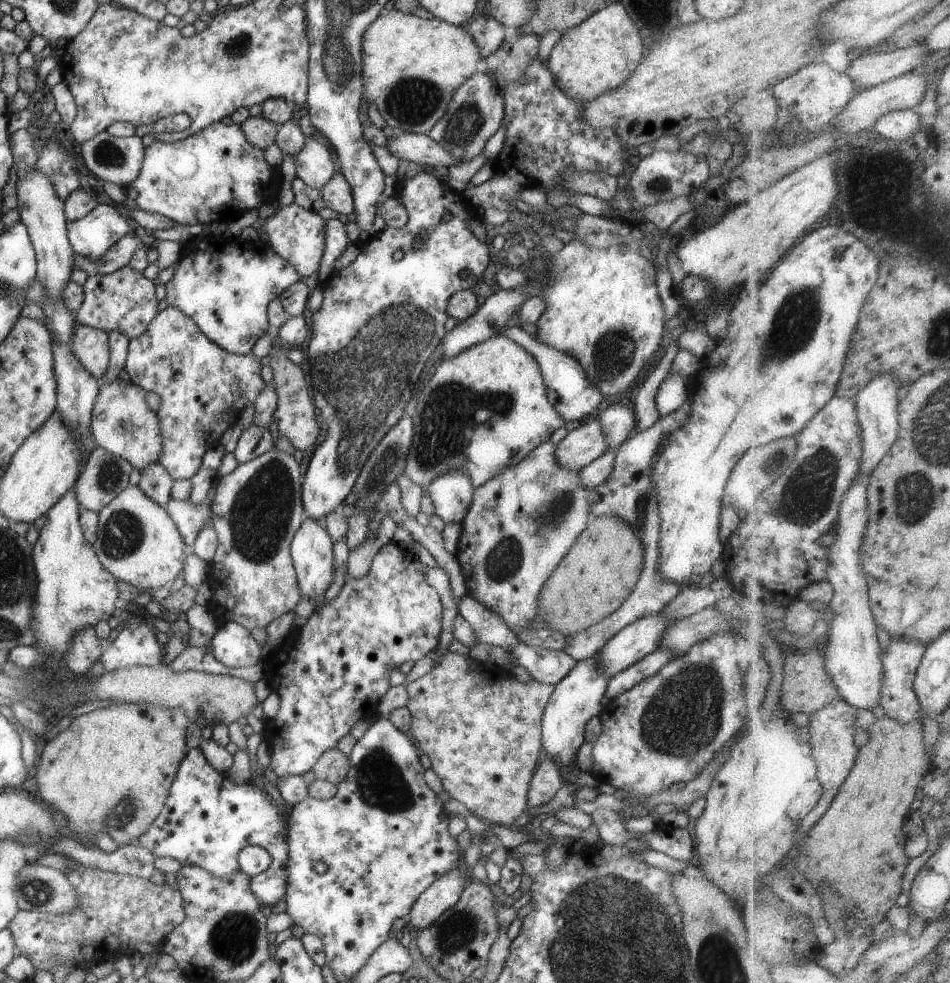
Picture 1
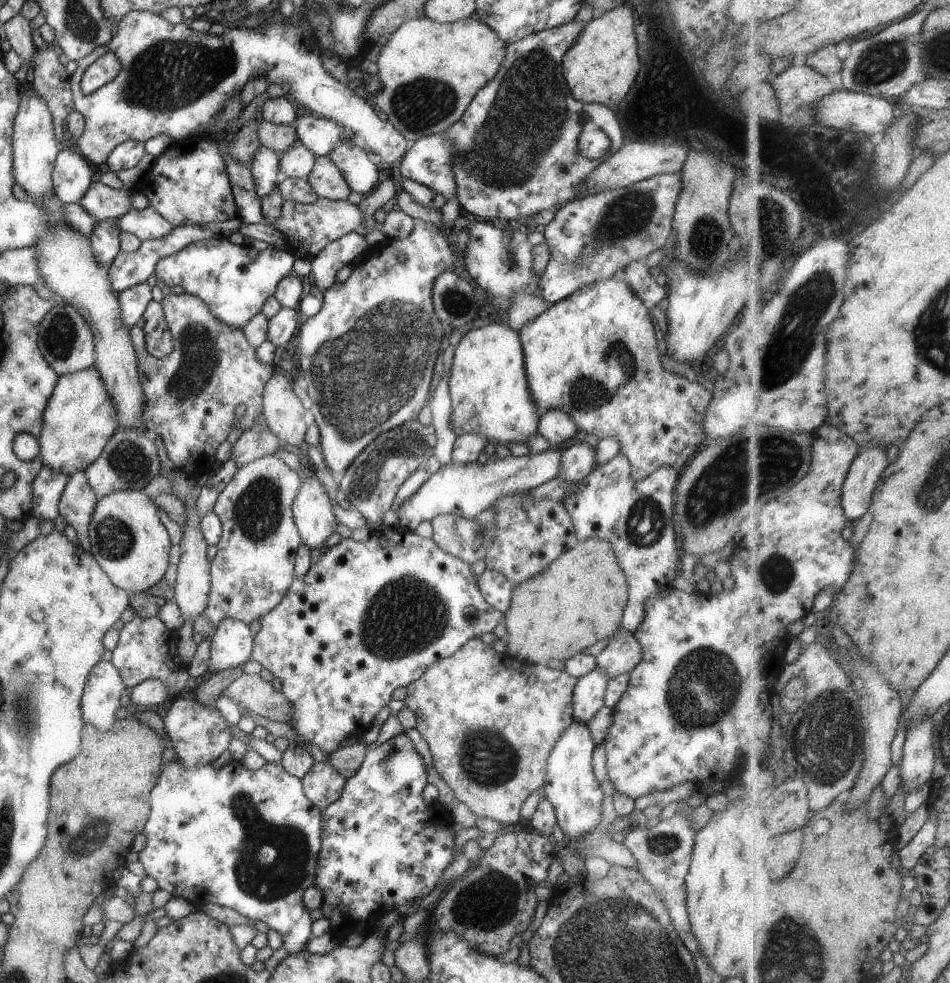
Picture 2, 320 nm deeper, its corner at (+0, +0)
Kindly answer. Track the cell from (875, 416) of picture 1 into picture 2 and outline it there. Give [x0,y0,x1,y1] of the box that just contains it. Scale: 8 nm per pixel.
[842,447,890,524]

